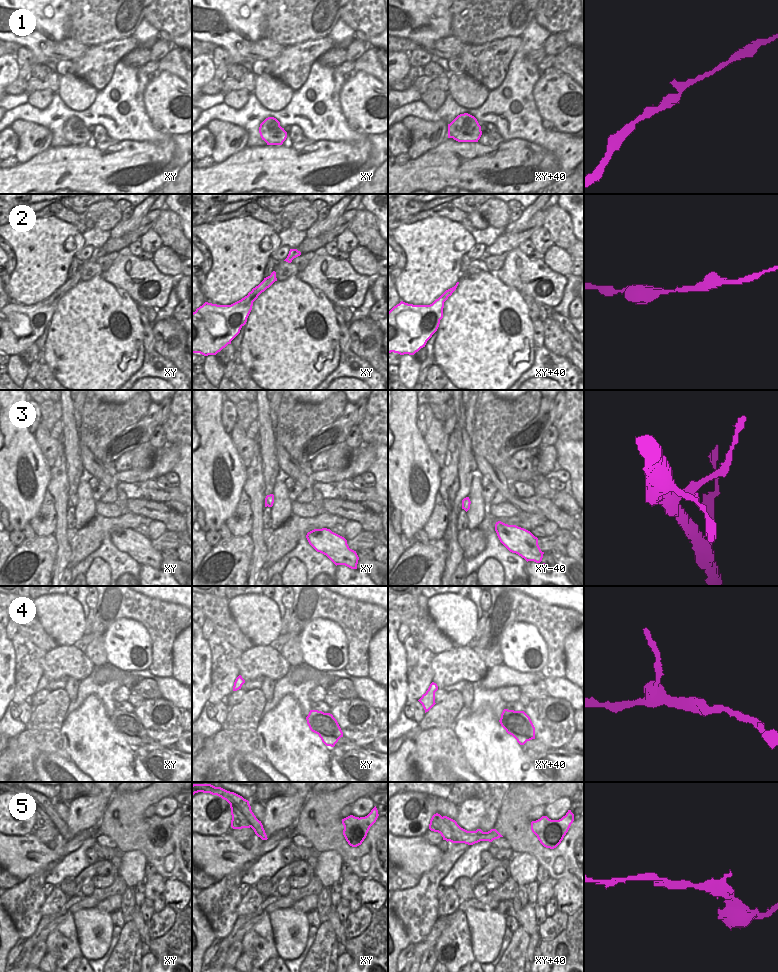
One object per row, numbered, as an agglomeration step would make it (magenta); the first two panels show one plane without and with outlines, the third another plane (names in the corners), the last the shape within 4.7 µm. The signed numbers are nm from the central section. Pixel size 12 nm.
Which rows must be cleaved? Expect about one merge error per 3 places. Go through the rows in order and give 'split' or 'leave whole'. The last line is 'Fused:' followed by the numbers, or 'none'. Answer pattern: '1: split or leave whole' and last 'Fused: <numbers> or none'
1: leave whole
2: leave whole
3: split
4: leave whole
5: split
Fused: 3, 5

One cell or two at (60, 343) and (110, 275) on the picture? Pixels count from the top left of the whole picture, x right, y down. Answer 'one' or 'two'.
two

